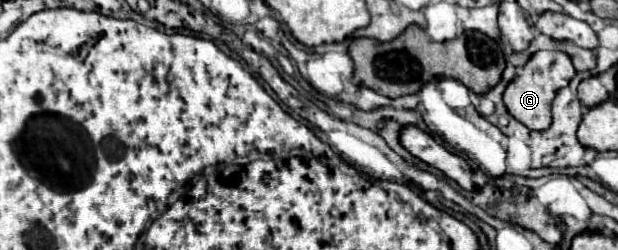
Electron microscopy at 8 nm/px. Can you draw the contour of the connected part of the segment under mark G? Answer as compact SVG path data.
M535 52L529 62L523 66L521 76L515 76L505 92L503 102L509 110L509 114L525 124L531 130L547 130L551 126L551 102L559 88L567 86L569 80L575 76L575 68L571 64L571 58L565 52Z

